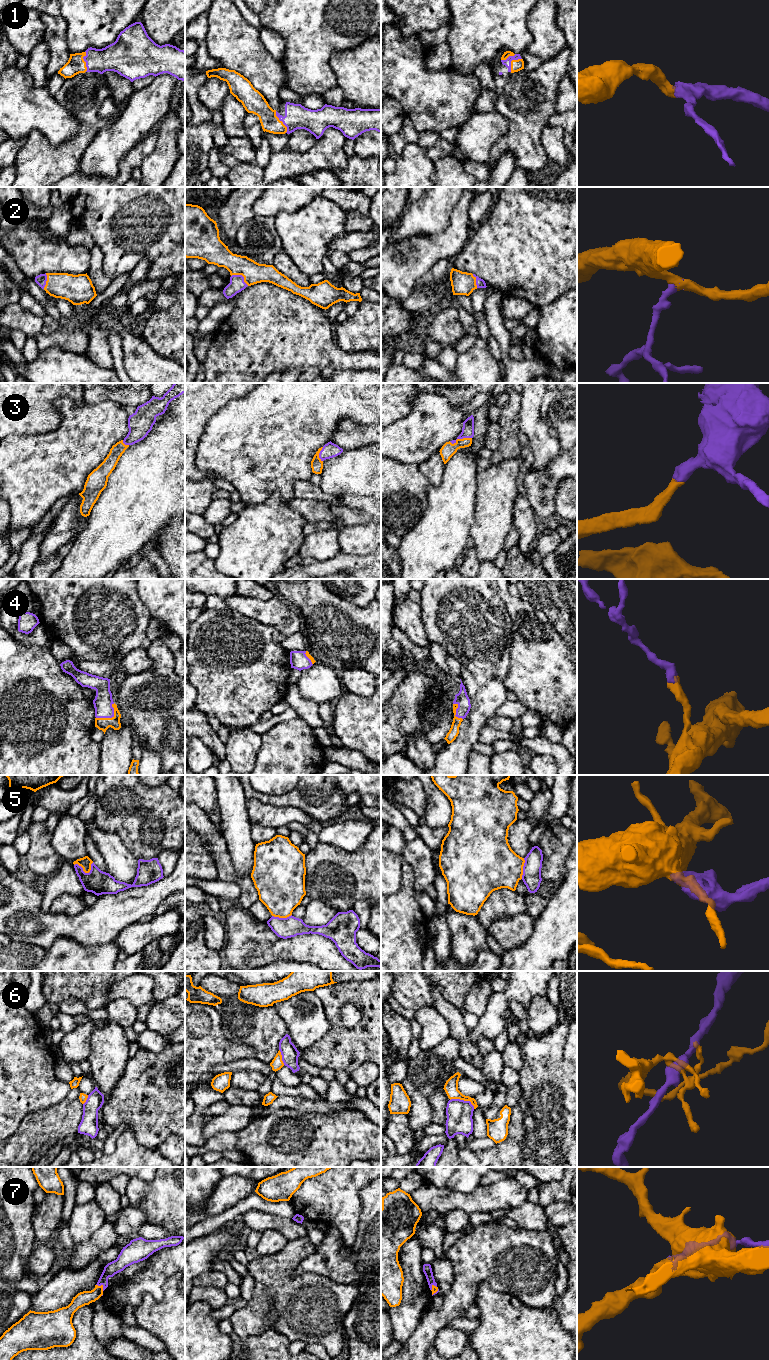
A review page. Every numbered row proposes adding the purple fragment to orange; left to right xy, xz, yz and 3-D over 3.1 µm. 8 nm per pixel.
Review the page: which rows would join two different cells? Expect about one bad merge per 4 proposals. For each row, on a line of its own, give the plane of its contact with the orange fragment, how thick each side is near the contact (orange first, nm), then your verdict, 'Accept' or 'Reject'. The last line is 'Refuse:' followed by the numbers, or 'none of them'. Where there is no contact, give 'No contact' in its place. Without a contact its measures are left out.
1: Touches orange in xz. Thickness 160 nm (orange) against 190 nm. Accept
2: Touches orange in xz. Thickness 180 nm (orange) against 120 nm. Accept
3: Touches orange in yz. Thickness 110 nm (orange) against 100 nm. Accept
4: Touches orange in xy. Thickness 100 nm (orange) against 150 nm. Accept
5: Touches orange in xy. Thickness 90 nm (orange) against 190 nm. Reject
6: Touches orange in yz. Thickness 110 nm (orange) against 220 nm. Reject
7: Touches orange in xy. Thickness 110 nm (orange) against 110 nm. Accept
Refuse: 5, 6

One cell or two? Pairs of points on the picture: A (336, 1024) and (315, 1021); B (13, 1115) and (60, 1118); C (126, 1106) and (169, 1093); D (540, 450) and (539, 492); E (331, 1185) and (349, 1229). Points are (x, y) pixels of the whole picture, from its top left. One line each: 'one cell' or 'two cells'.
A: two cells
B: two cells
C: one cell
D: two cells
E: one cell

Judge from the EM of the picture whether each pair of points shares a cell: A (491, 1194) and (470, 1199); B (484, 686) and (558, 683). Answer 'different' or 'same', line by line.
A: same
B: different

